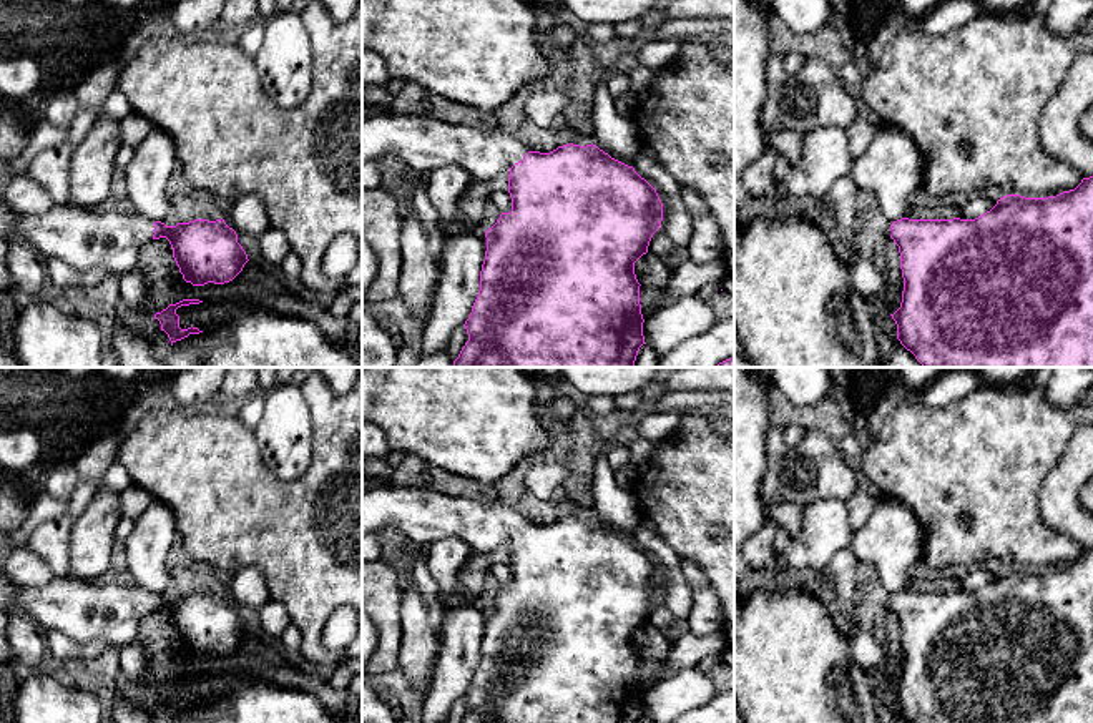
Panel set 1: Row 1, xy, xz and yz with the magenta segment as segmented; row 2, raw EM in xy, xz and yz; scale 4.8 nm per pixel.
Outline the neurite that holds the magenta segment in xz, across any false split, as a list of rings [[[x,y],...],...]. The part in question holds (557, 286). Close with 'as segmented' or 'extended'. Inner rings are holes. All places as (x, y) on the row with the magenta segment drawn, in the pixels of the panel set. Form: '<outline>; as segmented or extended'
[[[379,111],[362,118],[362,161],[392,156],[417,173],[445,166],[465,170],[472,180],[492,180],[508,170],[512,211],[485,231],[487,251],[480,291],[465,321],[468,341],[453,367],[635,367],[645,342],[640,283],[635,263],[648,253],[663,221],[656,189],[596,145],[563,145],[550,153],[530,151],[503,131],[480,131],[432,116]]]; extended

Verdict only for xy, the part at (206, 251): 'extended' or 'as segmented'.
extended

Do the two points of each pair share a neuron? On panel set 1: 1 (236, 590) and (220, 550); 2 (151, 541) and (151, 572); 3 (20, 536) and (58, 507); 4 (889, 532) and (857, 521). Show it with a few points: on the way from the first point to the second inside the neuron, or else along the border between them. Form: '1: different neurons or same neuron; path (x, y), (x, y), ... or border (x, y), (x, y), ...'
1: different neurons; border (233, 574), (256, 567), (268, 592)
2: same neuron; path (151, 549), (151, 564)
3: same neuron; path (29, 526), (49, 509)
4: different neurons; border (889, 501), (852, 532)

